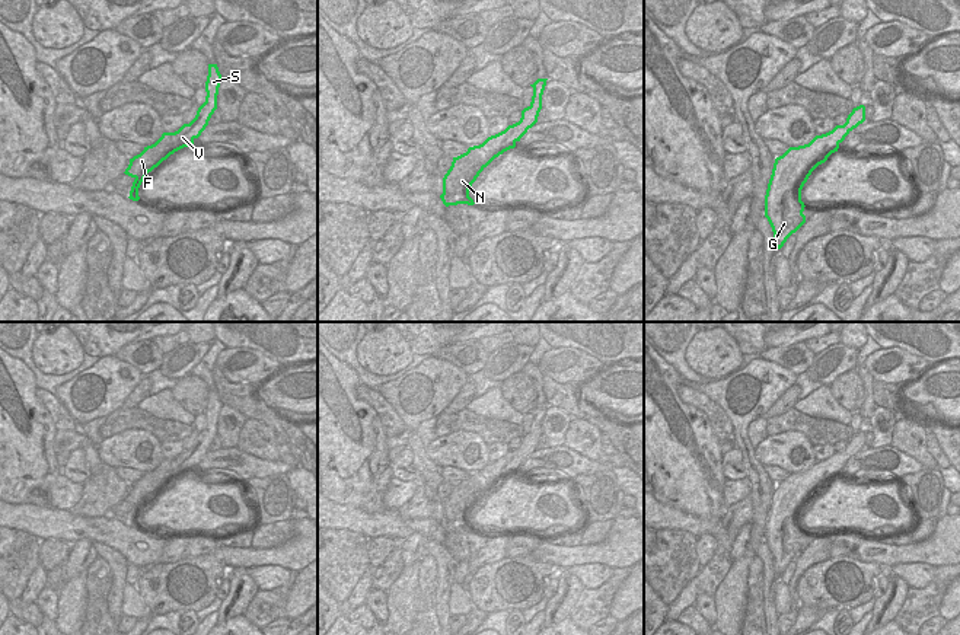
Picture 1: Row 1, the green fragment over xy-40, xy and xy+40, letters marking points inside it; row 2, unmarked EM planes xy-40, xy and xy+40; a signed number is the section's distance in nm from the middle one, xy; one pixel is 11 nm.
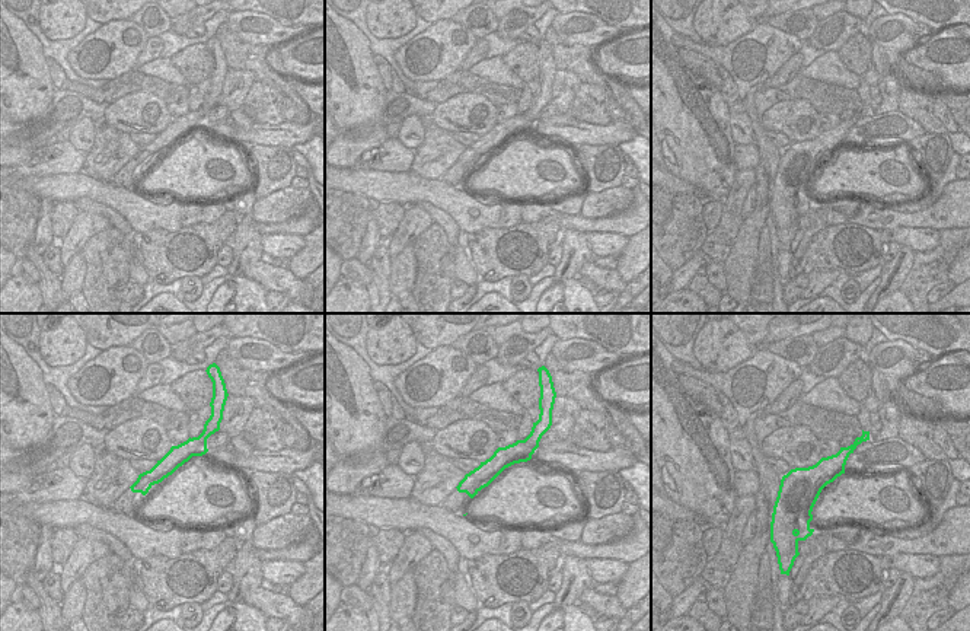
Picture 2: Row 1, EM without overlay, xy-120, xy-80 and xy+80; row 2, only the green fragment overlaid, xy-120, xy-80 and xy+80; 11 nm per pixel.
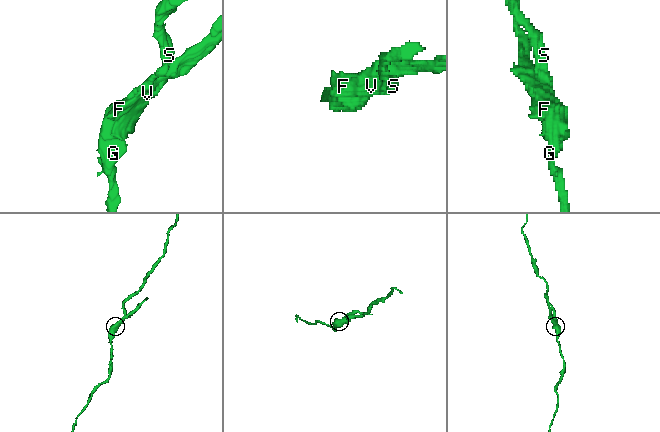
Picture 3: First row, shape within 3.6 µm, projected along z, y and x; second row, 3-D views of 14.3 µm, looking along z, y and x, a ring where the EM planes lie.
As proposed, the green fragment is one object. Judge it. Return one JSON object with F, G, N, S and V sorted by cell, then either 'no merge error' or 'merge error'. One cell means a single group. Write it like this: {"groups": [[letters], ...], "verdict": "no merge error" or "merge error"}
{"groups": [["F"], ["G", "N", "S", "V"]], "verdict": "merge error"}

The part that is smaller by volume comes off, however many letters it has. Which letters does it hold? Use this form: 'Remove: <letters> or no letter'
Remove: F

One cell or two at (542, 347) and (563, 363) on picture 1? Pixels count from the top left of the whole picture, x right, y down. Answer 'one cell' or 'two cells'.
two cells

